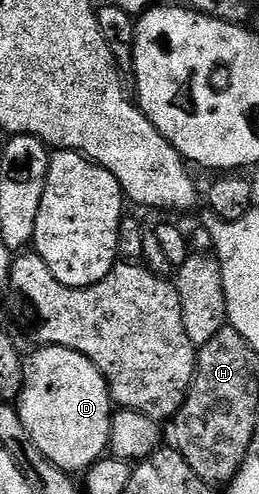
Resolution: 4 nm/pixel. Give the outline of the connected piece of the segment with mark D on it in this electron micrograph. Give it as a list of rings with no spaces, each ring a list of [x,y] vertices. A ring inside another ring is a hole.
[[[65,346],[39,347],[41,350],[31,359],[27,359],[24,368],[24,386],[20,389],[18,409],[20,419],[26,432],[34,440],[34,444],[58,468],[69,472],[87,471],[89,466],[99,462],[109,453],[110,428],[114,403],[108,391],[108,382],[102,372],[82,352],[71,350]]]

